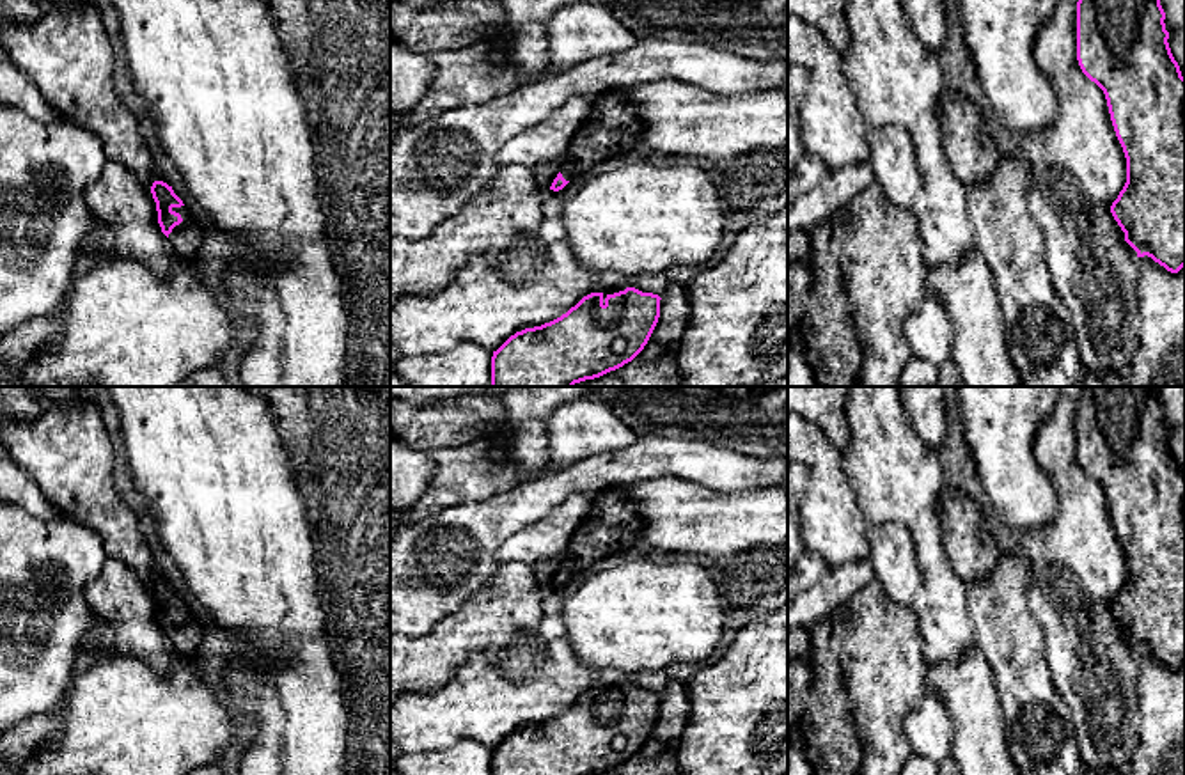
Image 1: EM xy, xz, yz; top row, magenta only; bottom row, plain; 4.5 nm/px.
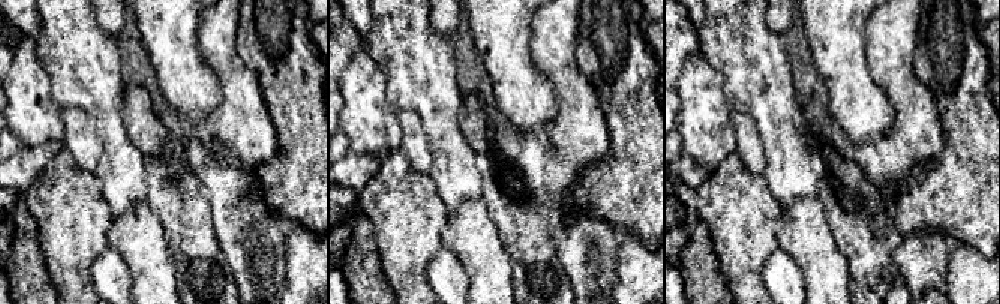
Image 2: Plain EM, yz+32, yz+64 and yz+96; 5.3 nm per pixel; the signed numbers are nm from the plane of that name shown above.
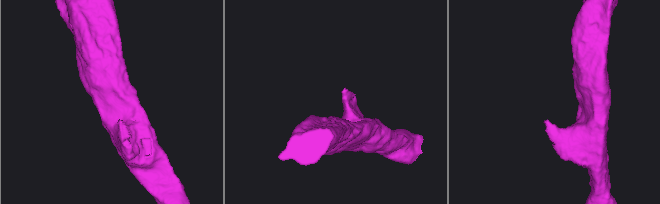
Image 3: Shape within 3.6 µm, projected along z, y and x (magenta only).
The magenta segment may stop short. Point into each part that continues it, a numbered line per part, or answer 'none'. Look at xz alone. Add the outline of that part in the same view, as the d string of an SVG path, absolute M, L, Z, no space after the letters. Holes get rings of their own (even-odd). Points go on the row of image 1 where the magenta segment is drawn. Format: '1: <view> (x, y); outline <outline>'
1: xz (609, 130); outline M612 90L592 99L592 106L571 140L561 163L561 174L571 181L603 160L619 158L639 144L635 106L623 90Z

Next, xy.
1: xy (185, 240); outline M184 206L172 207L172 211L179 213L183 222L169 234L170 250L183 259L195 259L204 241L204 231Z

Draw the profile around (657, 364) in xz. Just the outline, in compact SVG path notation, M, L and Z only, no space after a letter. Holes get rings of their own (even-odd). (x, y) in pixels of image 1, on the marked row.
M669 282L660 296L660 317L644 349L623 367L573 387L678 387L678 349L688 326L687 286Z

